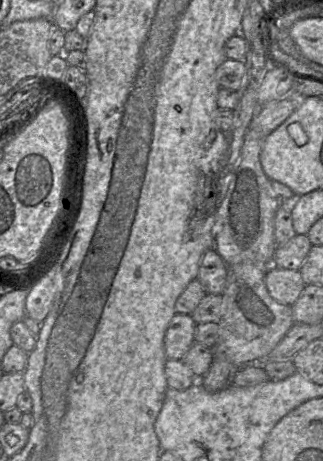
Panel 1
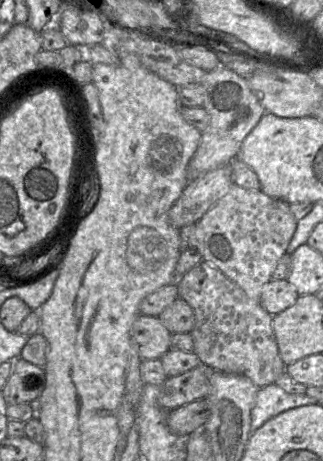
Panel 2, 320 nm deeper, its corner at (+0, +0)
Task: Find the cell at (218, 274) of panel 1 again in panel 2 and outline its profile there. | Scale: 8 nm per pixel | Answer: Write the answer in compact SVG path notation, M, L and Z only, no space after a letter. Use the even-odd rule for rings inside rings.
M203 260L177 279L177 287L179 298L190 305L195 315L195 325L191 331L193 352L201 364L224 373L246 376L259 388L275 383L286 371L272 327L273 316L262 307L259 300L249 298L243 289L219 269Z

